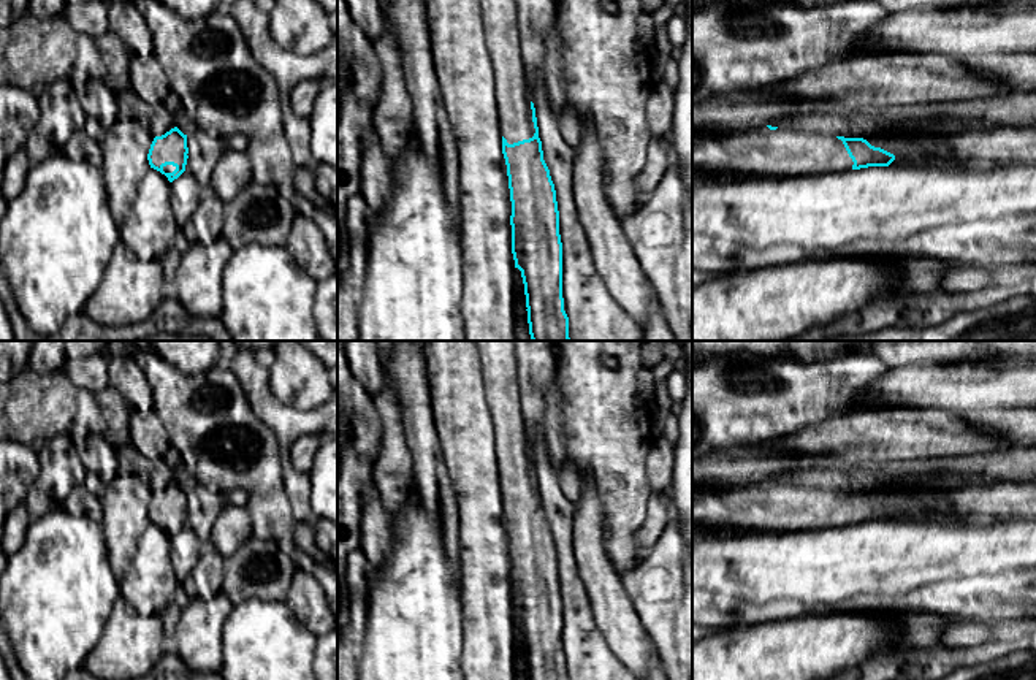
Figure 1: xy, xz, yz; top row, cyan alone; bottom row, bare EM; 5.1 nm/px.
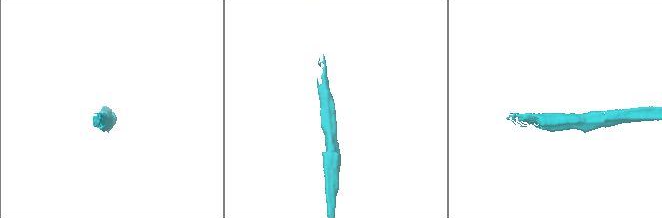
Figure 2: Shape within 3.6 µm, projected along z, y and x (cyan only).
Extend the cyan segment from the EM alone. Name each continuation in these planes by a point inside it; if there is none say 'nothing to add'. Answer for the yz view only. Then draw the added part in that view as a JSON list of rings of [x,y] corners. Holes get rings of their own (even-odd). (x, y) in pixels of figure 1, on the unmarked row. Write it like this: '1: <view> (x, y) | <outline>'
1: yz (796, 504) | [[[767,480],[749,485],[702,483],[702,490],[692,493],[692,518],[722,529],[775,533],[847,526],[852,525],[854,520],[841,495],[838,495],[835,490],[824,490],[814,485],[811,480],[787,480],[776,485],[770,485]]]

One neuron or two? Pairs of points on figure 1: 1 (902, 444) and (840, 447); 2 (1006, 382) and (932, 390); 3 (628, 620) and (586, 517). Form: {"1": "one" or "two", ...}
{"1": "one", "2": "one", "3": "one"}

